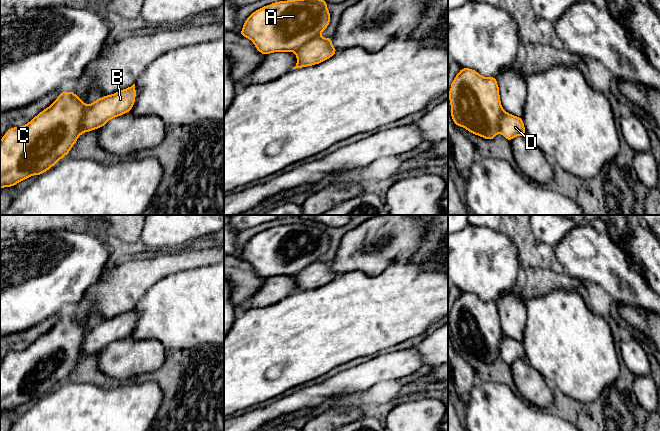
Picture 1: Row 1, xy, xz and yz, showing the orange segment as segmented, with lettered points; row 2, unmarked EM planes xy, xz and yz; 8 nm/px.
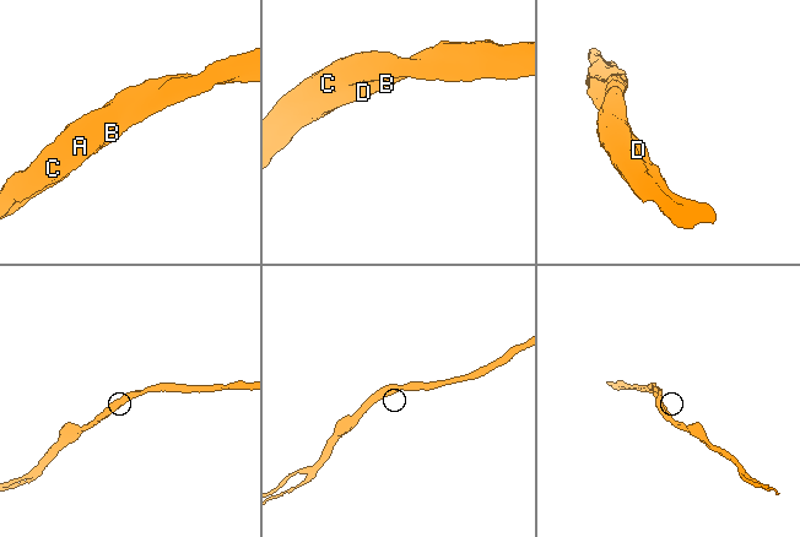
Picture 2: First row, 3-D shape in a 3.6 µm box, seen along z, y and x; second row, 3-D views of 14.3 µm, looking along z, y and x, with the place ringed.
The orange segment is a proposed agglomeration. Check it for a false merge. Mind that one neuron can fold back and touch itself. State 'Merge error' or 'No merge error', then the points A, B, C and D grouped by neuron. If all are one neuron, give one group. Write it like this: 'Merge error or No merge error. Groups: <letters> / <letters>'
No merge error. Groups: A B C D

